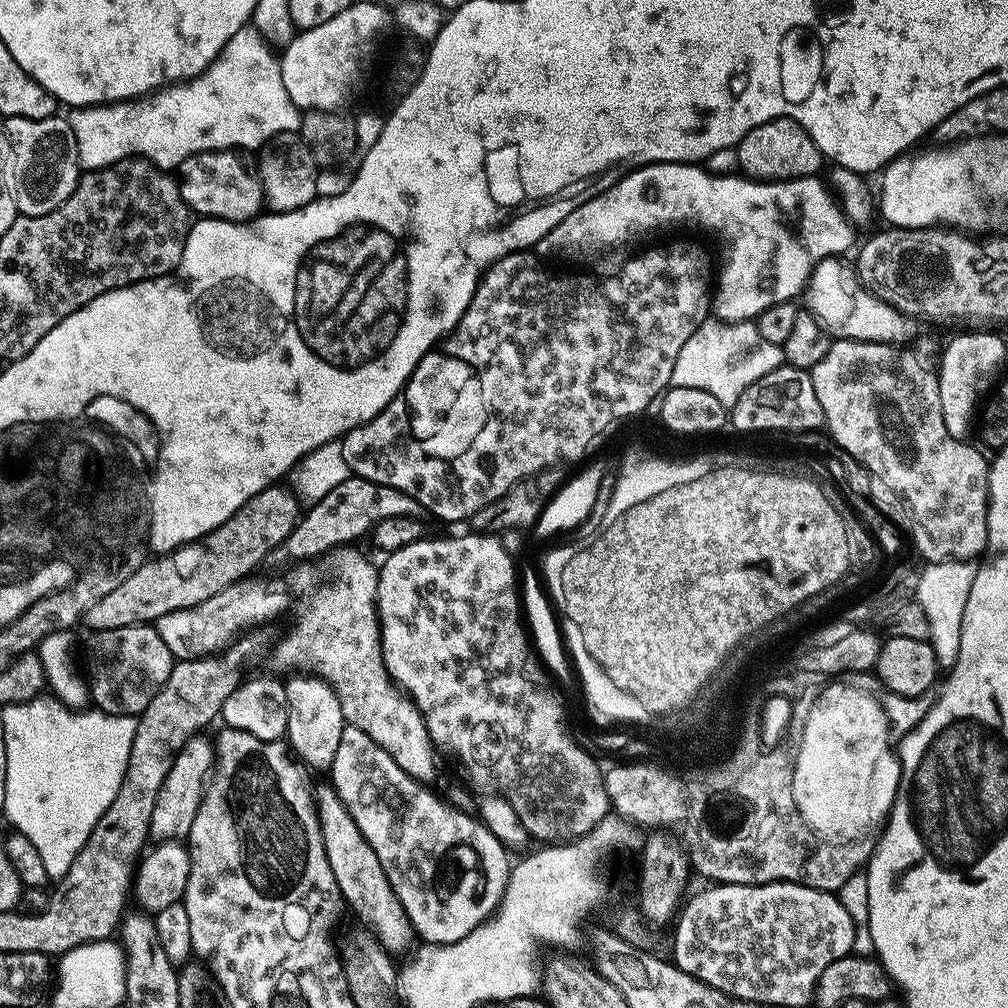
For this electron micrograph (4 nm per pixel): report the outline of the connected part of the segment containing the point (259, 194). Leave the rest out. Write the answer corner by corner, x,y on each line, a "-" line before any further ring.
236,150
199,152
180,164
180,193
186,206
197,217
233,220
235,224
243,224
261,215
265,201
260,177
257,169
253,165
251,168
240,156
243,155

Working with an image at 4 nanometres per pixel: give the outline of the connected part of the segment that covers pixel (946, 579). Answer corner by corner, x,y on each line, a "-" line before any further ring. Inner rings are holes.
942,560
928,562
919,569
920,581
916,584
914,599
926,610
930,621
928,643
931,644
941,669
951,670
956,665
962,642
962,618
966,610
966,598
970,598
970,586
974,586
977,565
966,560

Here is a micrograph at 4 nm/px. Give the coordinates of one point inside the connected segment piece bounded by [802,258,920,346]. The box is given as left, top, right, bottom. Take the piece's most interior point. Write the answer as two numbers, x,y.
835,297

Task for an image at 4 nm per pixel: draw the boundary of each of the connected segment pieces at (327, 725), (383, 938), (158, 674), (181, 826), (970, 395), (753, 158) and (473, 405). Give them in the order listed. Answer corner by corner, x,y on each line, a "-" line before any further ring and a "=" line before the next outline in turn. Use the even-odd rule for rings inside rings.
300,678
287,681
286,706
288,707
288,730
286,743
301,764
312,768
331,769
342,730
346,727
338,698
324,680
=
331,786
317,787
314,792
316,812
320,818
322,842
326,846
326,858
330,862
330,870
334,870
334,882
338,882
340,899
345,905
352,907
352,912
357,916
359,923
376,936
376,941
382,945
389,954
404,952
408,947
413,947
414,933
412,923
402,910
402,902
398,902
398,894
390,886
386,874
382,870
382,862
378,862
378,854
370,850
366,838
343,802
338,798
336,789
=
135,624
134,626
122,626
118,630
102,630
92,632
92,641
88,644
88,672
86,668
86,679
88,691
93,705
101,708
101,713
108,716
135,716
139,717
141,712
154,702
154,694
162,690
166,678
170,678
170,670
174,663
171,650
162,642
152,624
=
207,735
191,736
178,750
174,758
174,766
170,766
170,774
166,774
166,782
162,782
162,790
158,790
158,798
154,802
154,814
150,814
149,837
156,844
171,844
187,841
190,826
194,826
194,814
198,814
198,806
204,797
204,789
210,779
214,763
214,744
=
972,332
969,336
964,336
961,340
952,340
945,346
944,357
940,360
940,368
938,367
938,375
942,418
946,418
946,430
949,436
953,436
955,440
964,440
967,437
968,427
971,424
973,427
974,424
974,413
985,393
997,383
996,375
999,374
1003,364
1004,340
1000,336
-
972,411
974,411
973,416
=
785,116
766,122
762,126
754,126
750,134
746,134
746,138
742,138
735,149
739,171
745,177
757,182
816,176
819,173
820,163
825,163
826,160
802,125
=
443,343
439,345
438,350
427,352
420,359
418,366
412,371
412,377
404,383
404,386
410,386
410,404
412,404
412,412
414,412
416,434
426,442
426,448
430,452
440,454
440,456
452,456
452,454
460,452
460,456
464,456
468,460
472,460
472,456
484,456
484,452
482,452
484,444
476,438
476,432
484,428
482,398
480,398
480,392
476,390
476,386
484,386
484,384
478,384
480,380
482,378
478,378
474,364
470,360
454,354
454,348
450,350

